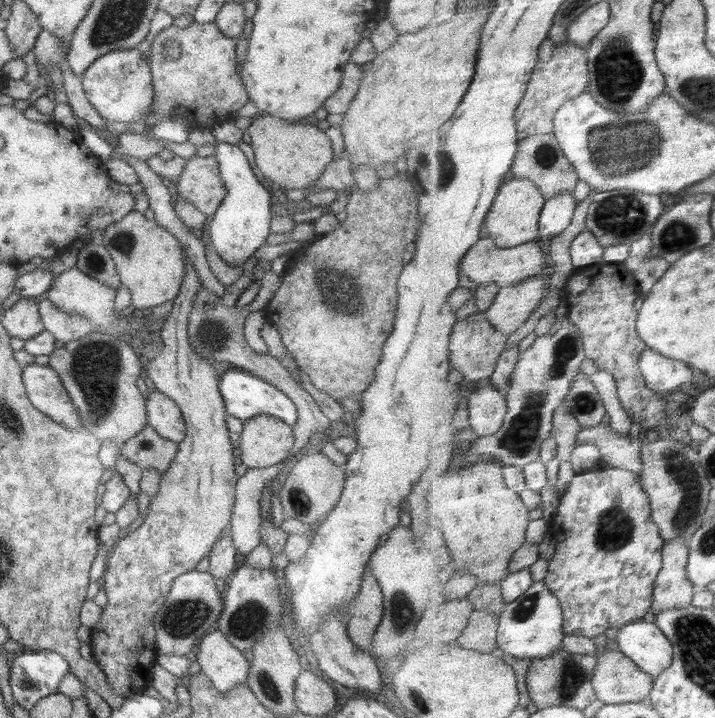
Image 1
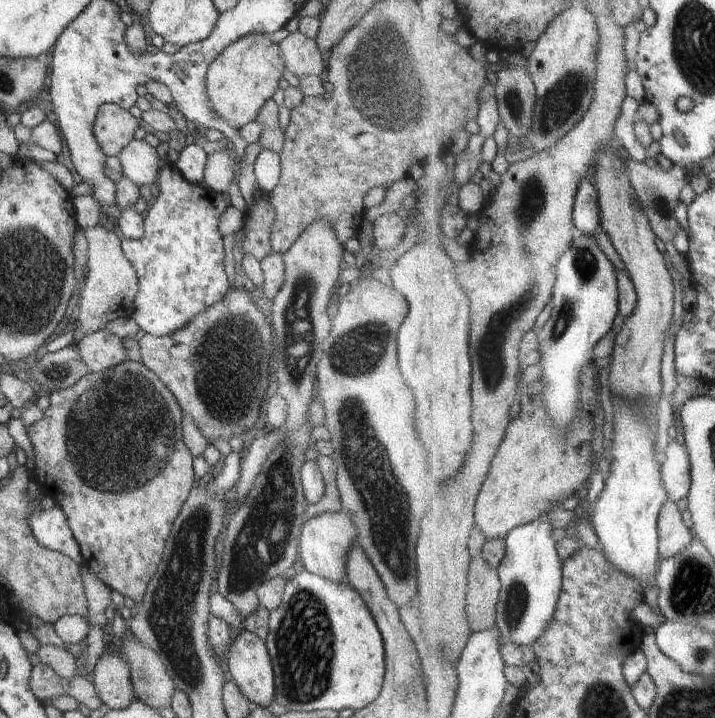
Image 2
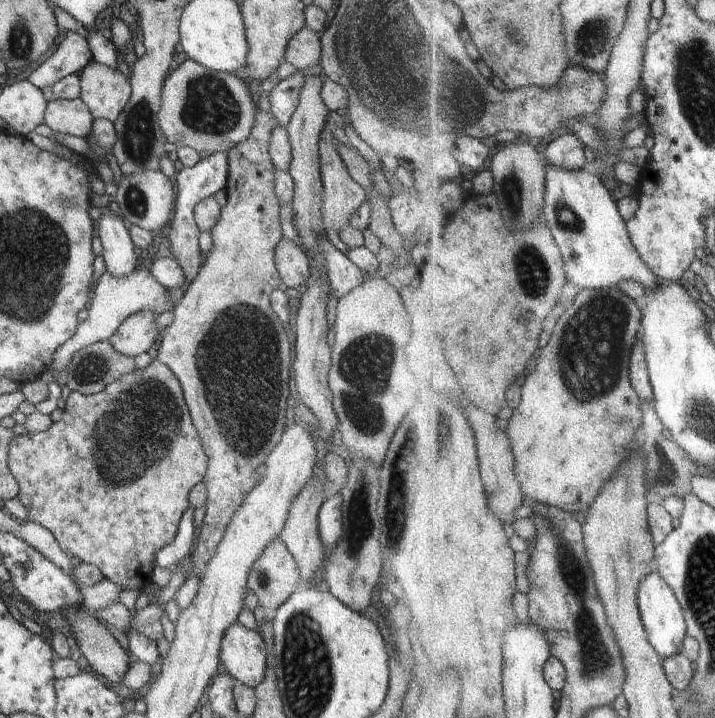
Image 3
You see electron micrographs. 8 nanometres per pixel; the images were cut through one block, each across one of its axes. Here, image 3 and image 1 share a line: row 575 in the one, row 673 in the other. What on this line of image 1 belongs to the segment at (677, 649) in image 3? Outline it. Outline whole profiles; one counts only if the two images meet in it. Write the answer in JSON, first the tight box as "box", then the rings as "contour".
{"box":[619,619,675,678],"contour":[[[642,619],[619,629],[619,648],[654,678],[666,672],[674,662],[675,648],[669,635],[657,622]]]}

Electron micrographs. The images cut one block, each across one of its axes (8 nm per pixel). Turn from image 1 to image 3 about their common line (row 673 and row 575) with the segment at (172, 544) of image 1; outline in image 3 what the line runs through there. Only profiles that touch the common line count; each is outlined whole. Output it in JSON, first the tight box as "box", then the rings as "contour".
{"box":[8,359,208,591],"contour":[[[153,359],[144,370],[136,369],[134,372],[124,374],[118,380],[110,382],[104,388],[104,392],[100,392],[100,394],[86,396],[72,391],[65,402],[62,418],[53,422],[46,432],[13,435],[9,444],[8,466],[10,474],[16,479],[20,490],[17,498],[28,510],[26,520],[40,524],[49,530],[67,555],[79,558],[82,563],[96,566],[106,579],[117,584],[123,590],[142,591],[150,582],[153,582],[151,578],[156,565],[154,562],[156,552],[174,540],[180,519],[186,512],[186,508],[189,507],[188,496],[200,482],[203,482],[206,470],[208,470],[208,456],[204,452],[198,430],[192,424],[186,400],[182,398],[182,386],[180,386],[178,378],[174,376],[174,372],[166,364]]]}

